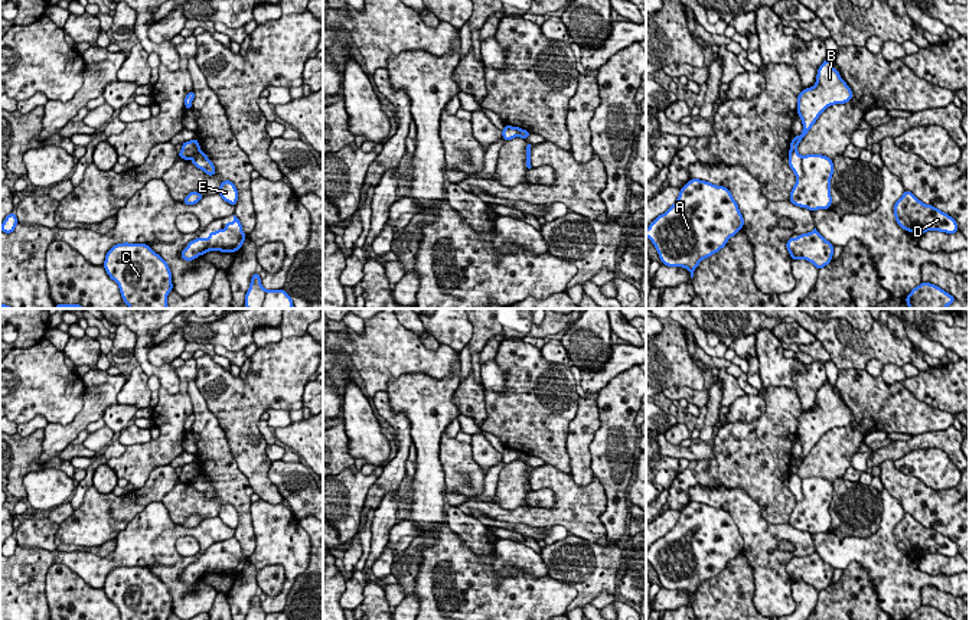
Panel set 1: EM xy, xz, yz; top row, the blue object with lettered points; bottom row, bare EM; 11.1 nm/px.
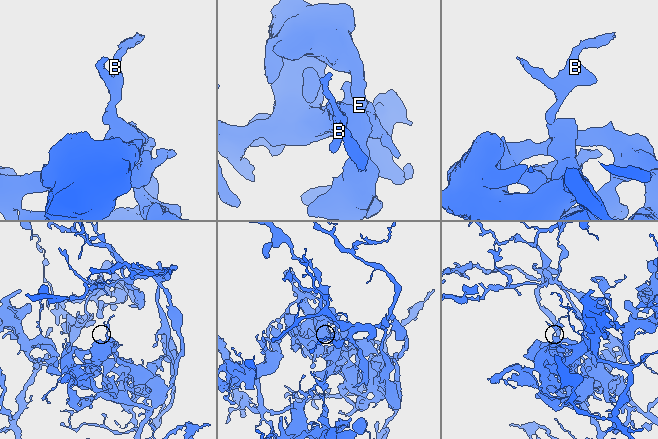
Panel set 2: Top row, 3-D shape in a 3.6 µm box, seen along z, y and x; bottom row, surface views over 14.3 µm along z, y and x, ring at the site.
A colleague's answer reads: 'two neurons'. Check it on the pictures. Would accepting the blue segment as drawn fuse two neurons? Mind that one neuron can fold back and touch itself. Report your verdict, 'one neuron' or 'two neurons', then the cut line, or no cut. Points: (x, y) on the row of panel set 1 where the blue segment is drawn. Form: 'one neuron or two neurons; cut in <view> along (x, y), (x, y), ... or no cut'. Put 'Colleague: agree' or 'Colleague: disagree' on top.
Colleague: agree
two neurons; cut in xy along (199, 149), (189, 157)

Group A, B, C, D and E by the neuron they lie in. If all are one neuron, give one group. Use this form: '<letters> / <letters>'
A C D E / B

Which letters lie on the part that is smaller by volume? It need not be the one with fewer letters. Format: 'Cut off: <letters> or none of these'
Cut off: B

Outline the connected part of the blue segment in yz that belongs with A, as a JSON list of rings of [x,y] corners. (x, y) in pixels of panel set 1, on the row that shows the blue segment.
[[[691,179],[675,203],[652,221],[646,236],[663,265],[686,268],[692,278],[699,262],[724,248],[743,225],[727,187]]]

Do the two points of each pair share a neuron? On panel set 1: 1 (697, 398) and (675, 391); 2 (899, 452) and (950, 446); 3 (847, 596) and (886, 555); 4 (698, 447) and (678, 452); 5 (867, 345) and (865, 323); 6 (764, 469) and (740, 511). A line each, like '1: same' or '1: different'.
1: same
2: same
3: different
4: same
5: different
6: different

